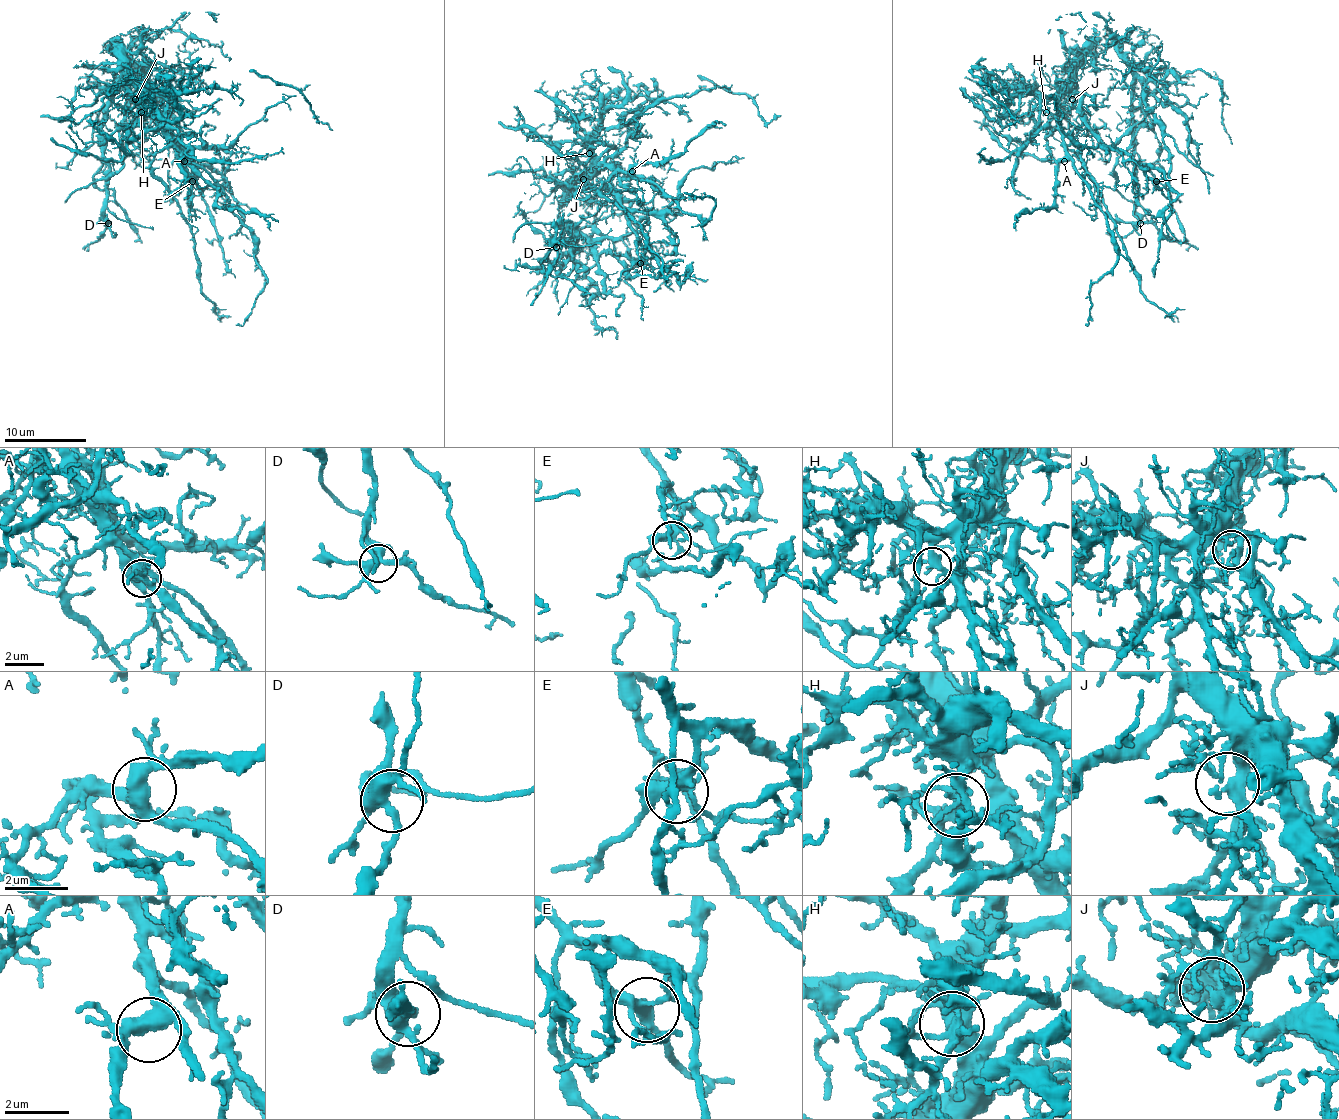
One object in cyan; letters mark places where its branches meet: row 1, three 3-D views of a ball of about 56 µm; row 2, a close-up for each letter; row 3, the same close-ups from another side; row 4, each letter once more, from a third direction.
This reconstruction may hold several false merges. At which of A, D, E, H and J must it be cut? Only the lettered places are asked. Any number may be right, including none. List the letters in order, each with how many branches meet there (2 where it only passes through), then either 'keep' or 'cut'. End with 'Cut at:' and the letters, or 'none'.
A: 4 branches meet; keep
D: 5 branches meet; keep
E: 5 branches meet; keep
H: 5 branches meet; keep
J: 3 branches meet; keep
Cut at: none

